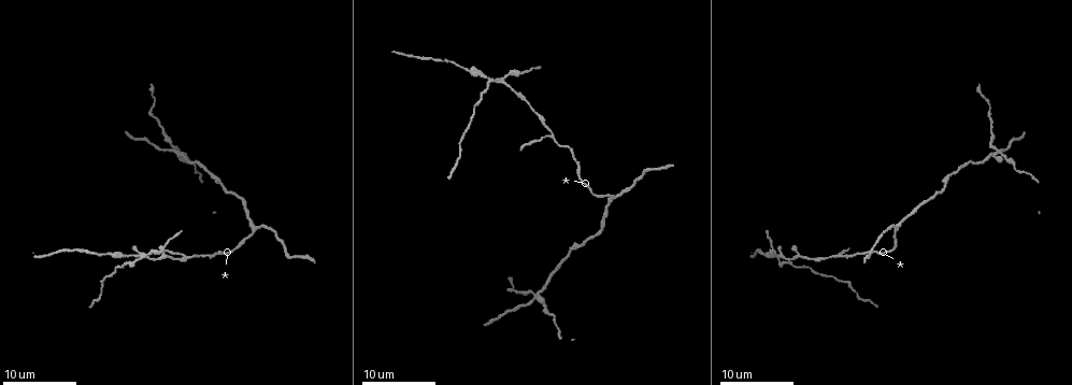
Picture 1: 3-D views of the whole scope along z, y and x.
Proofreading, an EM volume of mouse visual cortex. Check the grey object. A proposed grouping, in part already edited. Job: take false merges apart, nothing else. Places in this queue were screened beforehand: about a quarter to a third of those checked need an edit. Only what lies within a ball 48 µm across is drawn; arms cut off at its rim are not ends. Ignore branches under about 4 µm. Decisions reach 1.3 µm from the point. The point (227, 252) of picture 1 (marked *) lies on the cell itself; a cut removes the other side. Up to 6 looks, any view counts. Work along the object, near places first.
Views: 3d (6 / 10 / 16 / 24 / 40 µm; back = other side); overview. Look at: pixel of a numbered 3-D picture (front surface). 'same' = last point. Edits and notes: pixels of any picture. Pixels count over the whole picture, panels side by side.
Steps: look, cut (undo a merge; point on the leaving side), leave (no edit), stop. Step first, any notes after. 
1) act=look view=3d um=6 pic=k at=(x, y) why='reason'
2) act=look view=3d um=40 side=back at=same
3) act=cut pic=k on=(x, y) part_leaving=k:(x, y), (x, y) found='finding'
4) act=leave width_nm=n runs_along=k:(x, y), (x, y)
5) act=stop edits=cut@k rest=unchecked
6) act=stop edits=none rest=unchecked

act=look view=3d um=24 pic=1 at=(615, 198) why='arms part here'

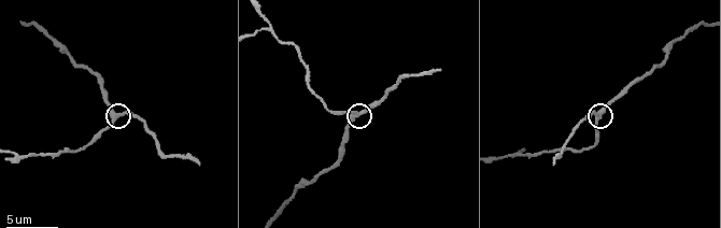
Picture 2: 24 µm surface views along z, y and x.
act=look view=3d um=10 pic=2 at=(115, 115)

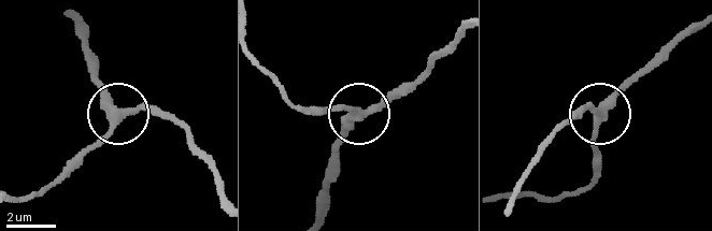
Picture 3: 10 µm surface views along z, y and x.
act=leave runs_along=3:(266, 71), (296, 103), (365, 112), (383, 105), (406, 83) found='continuous, no second cell'

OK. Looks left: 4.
act=look view=3d um=10 pic=2 at=(28, 157) why='side arm on a straight run'

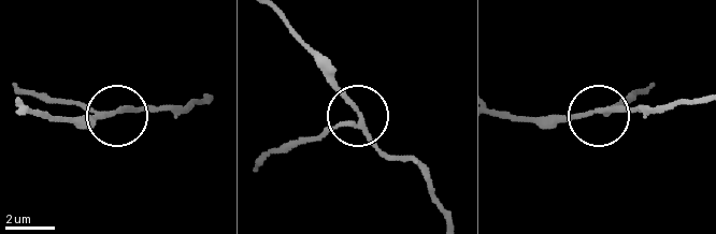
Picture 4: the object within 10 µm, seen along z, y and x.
act=leave runs_along=4:(208, 98), (119, 112), (49, 104) found='one cell here'

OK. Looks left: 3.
act=look view=3d um=10 pic=2 at=(666, 58) why='calibre changes'

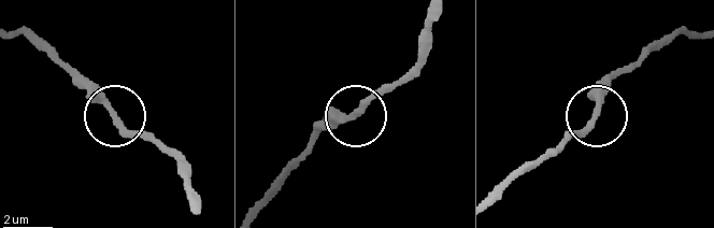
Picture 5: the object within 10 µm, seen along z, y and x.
act=leave width_nm=240 runs_along=5:(440, 13), (404, 74), (355, 115), (314, 128) found='one cell here'

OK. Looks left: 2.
act=stop edits=none rest=unchecked

